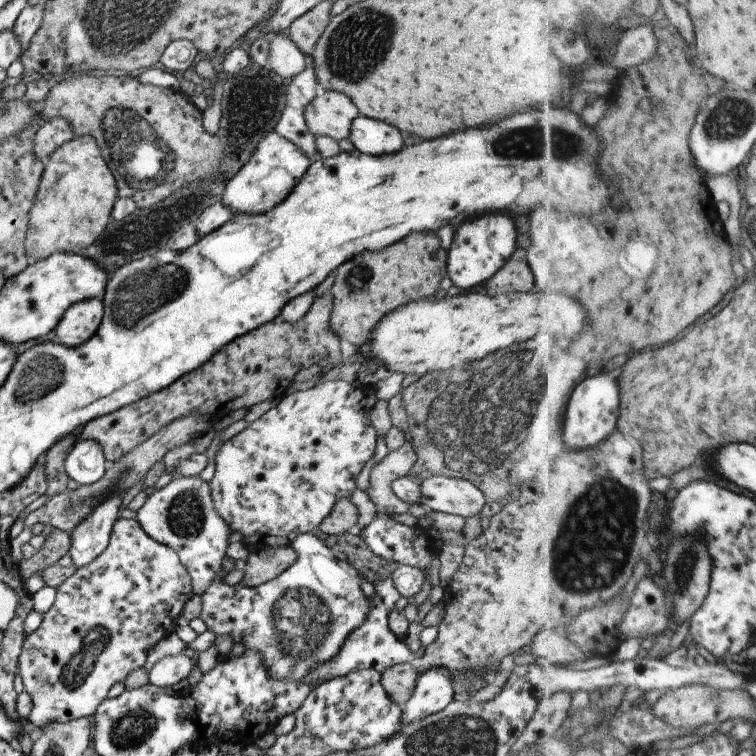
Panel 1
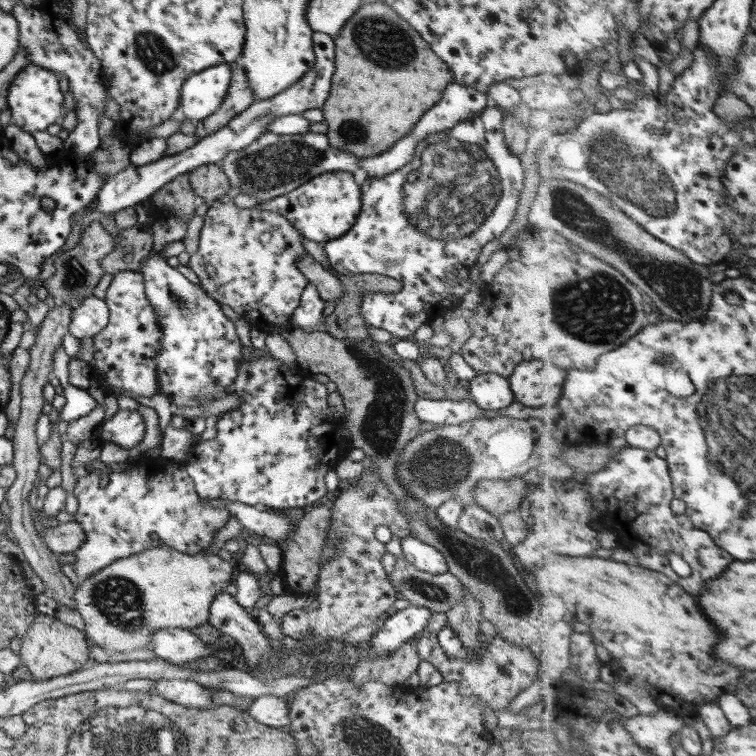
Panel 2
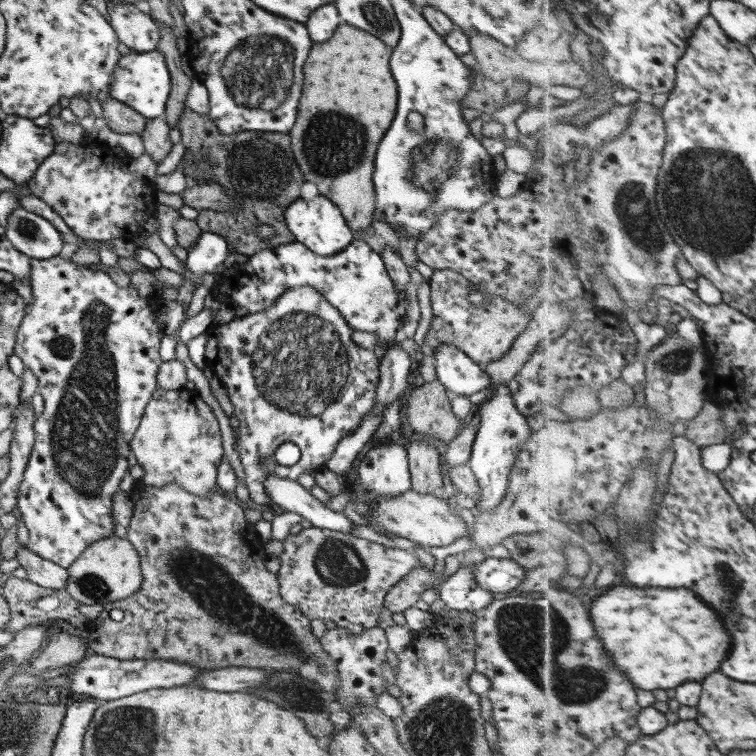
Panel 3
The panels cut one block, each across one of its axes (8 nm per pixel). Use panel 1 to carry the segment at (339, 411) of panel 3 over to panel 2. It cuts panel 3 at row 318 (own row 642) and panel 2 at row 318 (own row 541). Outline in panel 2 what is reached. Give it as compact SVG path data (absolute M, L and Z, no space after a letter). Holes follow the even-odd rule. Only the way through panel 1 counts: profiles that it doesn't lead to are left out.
M309 281L304 287L300 304L294 310L294 322L298 327L324 329L324 300L320 298L316 285Z

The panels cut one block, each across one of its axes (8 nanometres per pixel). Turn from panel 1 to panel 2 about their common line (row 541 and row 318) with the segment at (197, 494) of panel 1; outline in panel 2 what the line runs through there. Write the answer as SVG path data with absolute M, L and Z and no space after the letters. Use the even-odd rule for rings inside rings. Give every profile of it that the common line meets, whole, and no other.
M157 252L152 257L146 256L141 263L141 273L144 276L146 298L156 312L156 322L162 328L161 349L156 357L156 376L160 382L158 394L172 394L172 409L200 408L213 399L222 398L230 391L232 382L238 376L238 368L243 360L243 344L236 333L236 325L226 317L219 302L209 297L199 285L196 285L176 268L170 266L167 257Z

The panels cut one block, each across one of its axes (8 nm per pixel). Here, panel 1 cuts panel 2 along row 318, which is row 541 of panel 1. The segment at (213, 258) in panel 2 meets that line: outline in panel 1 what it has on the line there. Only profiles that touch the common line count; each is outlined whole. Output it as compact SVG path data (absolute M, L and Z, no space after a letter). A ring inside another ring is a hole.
M336 380L320 382L310 389L298 391L290 395L285 394L280 403L270 408L258 420L252 422L248 428L226 441L216 453L216 473L209 480L211 497L218 514L228 523L232 532L241 532L246 536L242 543L252 546L254 549L266 547L281 547L291 545L294 540L304 533L313 533L319 528L319 524L332 512L336 501L340 497L350 497L356 490L356 476L362 472L366 462L372 458L378 432L371 425L371 408L376 404L376 386L362 386L360 382L348 383L348 380Z

